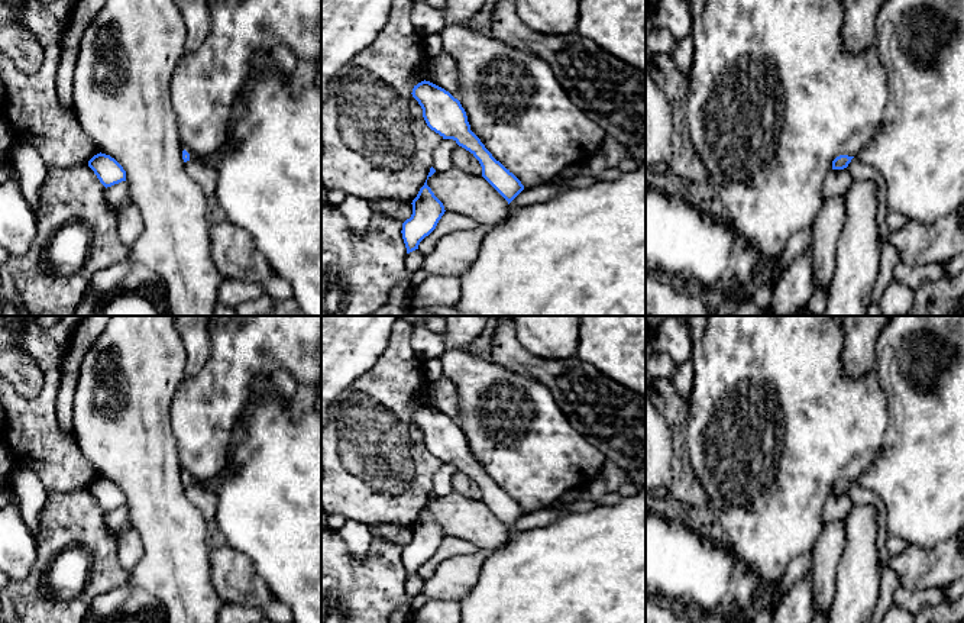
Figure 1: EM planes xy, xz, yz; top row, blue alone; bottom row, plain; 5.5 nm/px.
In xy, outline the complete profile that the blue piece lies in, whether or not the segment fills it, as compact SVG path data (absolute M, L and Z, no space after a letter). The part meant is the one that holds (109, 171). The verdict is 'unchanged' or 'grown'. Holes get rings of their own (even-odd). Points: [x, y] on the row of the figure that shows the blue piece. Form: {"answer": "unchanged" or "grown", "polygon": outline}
{"answer": "unchanged", "polygon": "M97 154L88 161L88 167L94 171L100 183L107 188L126 181L126 171L110 155Z"}

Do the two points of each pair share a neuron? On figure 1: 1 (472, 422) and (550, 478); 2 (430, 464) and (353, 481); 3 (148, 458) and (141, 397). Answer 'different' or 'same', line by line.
1: same
2: same
3: same

